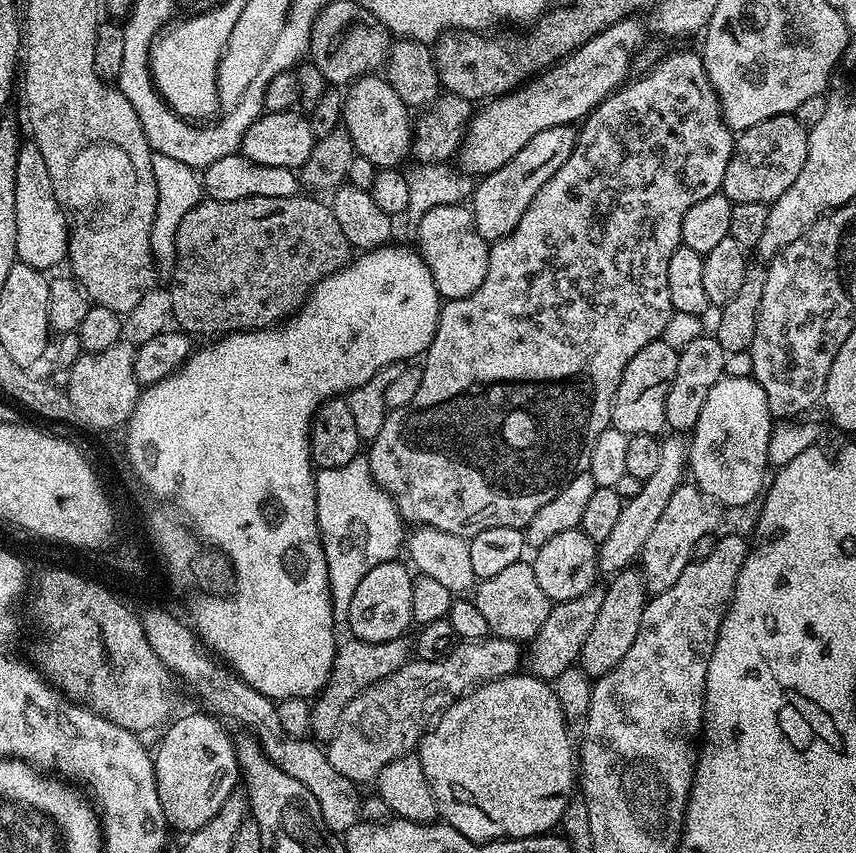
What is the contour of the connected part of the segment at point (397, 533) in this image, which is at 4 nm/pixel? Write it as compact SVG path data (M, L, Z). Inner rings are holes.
M367 459L351 460L346 466L321 468L316 477L316 525L320 528L320 544L328 567L335 619L347 621L350 598L358 590L358 582L382 562L401 555L406 540L400 511L394 502L376 485Z

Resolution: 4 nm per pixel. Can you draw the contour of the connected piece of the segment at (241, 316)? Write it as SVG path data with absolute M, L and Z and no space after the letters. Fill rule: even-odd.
M302 195L251 196L237 200L204 198L182 218L176 234L176 268L172 272L170 291L174 320L183 331L197 337L216 338L230 332L273 327L304 305L317 282L349 263L350 245L331 207L325 201L323 204L315 200L312 197L315 195Z

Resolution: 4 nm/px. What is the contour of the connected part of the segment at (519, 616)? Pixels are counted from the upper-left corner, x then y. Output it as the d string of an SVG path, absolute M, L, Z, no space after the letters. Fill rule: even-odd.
M524 560L514 562L514 566L506 566L506 570L494 574L494 578L479 581L474 588L474 599L478 611L486 617L489 633L517 642L532 641L538 630L542 630L553 606L542 586L538 586L531 563Z

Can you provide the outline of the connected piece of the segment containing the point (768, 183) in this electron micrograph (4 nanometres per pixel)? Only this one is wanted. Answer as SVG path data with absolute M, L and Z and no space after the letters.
M792 114L766 118L766 122L758 122L758 126L739 133L732 146L730 166L726 166L724 197L733 204L758 202L769 206L782 198L794 186L794 178L802 174L802 166L806 166L808 133L805 124Z

